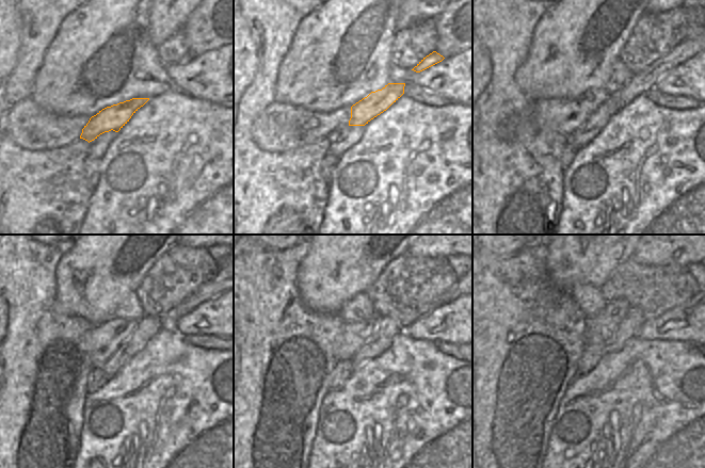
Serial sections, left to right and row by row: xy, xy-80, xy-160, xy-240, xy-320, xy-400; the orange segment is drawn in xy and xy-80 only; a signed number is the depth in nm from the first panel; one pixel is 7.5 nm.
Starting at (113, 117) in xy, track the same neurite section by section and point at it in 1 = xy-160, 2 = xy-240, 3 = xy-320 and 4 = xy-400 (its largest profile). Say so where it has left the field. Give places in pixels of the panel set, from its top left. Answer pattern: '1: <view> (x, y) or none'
1: xy-160 (641, 83)
2: xy-240 (210, 289)
3: xy-320 (450, 295)
4: none

